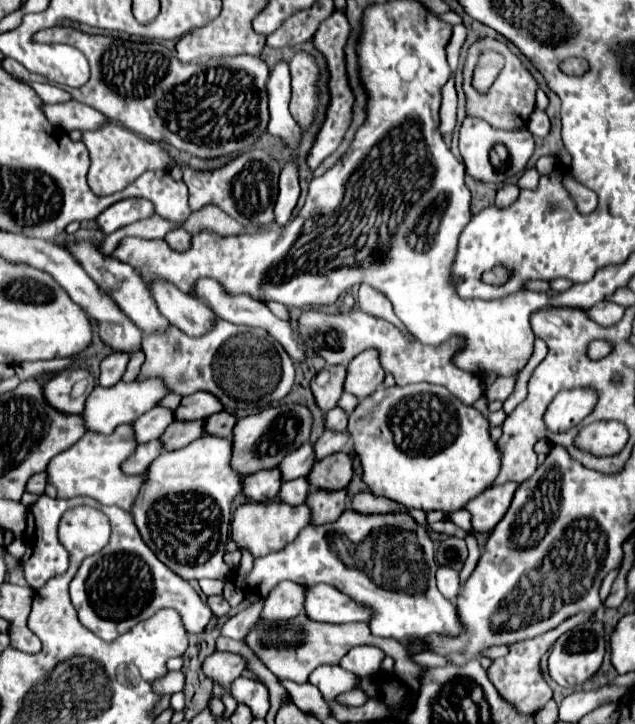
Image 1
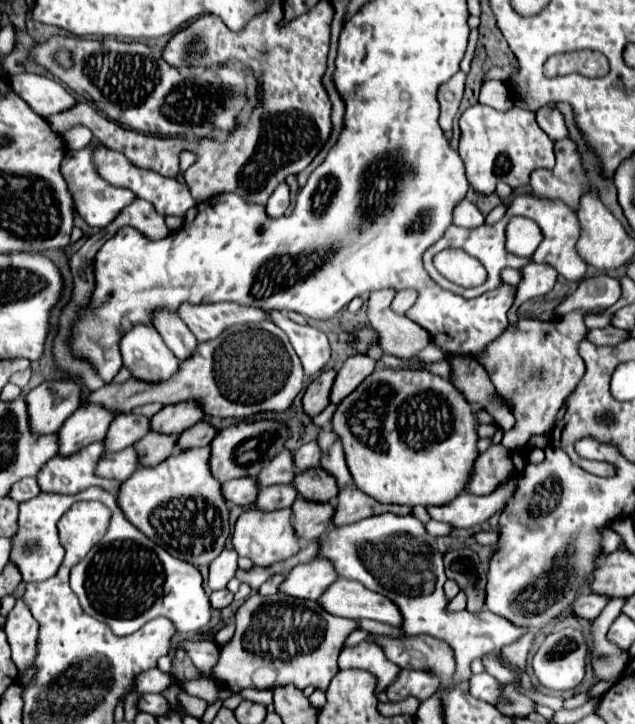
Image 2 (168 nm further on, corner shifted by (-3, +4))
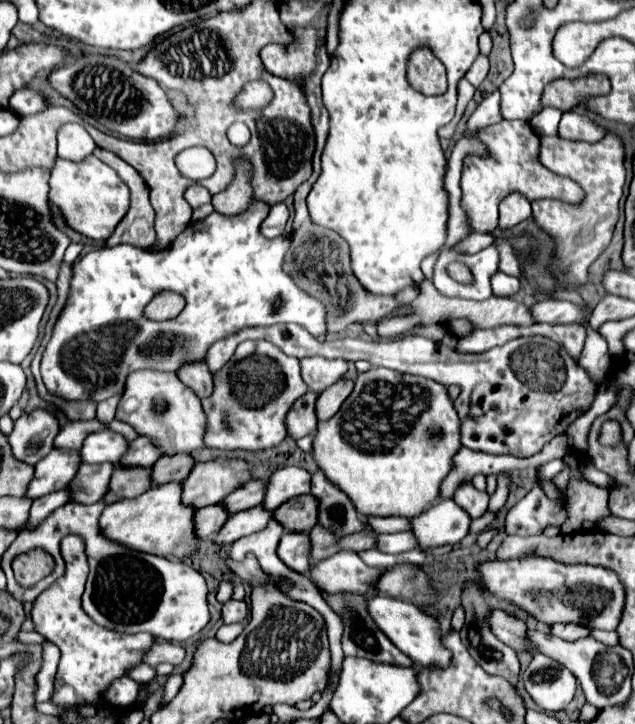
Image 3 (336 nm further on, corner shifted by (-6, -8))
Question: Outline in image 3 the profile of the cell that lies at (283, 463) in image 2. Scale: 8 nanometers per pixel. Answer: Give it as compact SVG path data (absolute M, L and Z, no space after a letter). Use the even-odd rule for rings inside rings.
M249 480L243 488L235 488L235 492L231 492L227 500L221 500L221 504L223 508L227 508L229 514L233 514L233 512L241 512L253 506L259 506L263 496L265 496L263 480Z

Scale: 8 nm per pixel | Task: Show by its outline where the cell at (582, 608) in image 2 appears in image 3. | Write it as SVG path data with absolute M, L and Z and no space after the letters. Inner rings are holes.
M553 624L549 634L551 634L551 636L557 636L557 638L561 638L561 640L573 642L573 640L585 638L585 636L589 634L589 630L583 628L583 626L579 626L579 624Z

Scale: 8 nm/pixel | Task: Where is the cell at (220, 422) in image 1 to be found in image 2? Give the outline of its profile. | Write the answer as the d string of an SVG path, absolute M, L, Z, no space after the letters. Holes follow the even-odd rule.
M196 422L192 428L184 430L178 438L180 448L196 448L196 446L208 446L216 438L218 430L210 422Z

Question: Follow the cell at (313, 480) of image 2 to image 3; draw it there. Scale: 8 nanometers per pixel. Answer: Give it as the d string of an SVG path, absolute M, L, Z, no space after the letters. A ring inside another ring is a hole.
M311 494L297 496L287 500L287 504L281 504L273 512L273 518L289 532L309 532L317 524L317 506L319 504Z

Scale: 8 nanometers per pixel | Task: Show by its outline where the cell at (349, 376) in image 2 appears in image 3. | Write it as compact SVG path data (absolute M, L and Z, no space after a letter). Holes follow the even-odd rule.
M343 378L343 380L335 382L333 386L329 386L327 390L323 390L315 402L317 418L329 420L341 408L341 404L351 394L351 390L353 390L353 380L349 380L349 378Z

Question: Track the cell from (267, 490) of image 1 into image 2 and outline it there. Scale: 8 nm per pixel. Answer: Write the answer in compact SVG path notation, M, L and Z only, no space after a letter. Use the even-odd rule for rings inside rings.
M246 476L244 480L230 480L222 484L222 492L224 498L232 504L240 504L240 506L252 506L256 502L256 496L260 492L260 488L256 488L256 478Z

